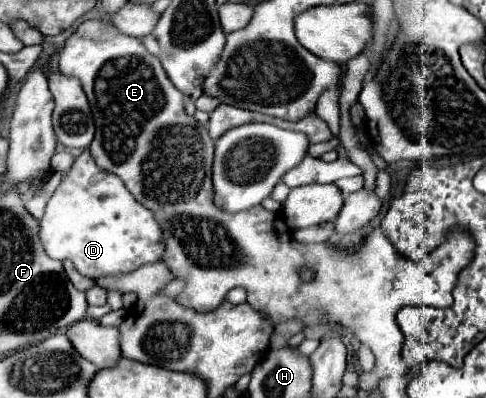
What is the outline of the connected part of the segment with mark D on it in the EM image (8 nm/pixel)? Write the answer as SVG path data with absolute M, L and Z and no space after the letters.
M85 149L55 189L39 221L39 239L45 253L57 261L73 261L77 271L97 279L129 273L163 259L165 241L153 213L133 199L117 175L101 171Z

